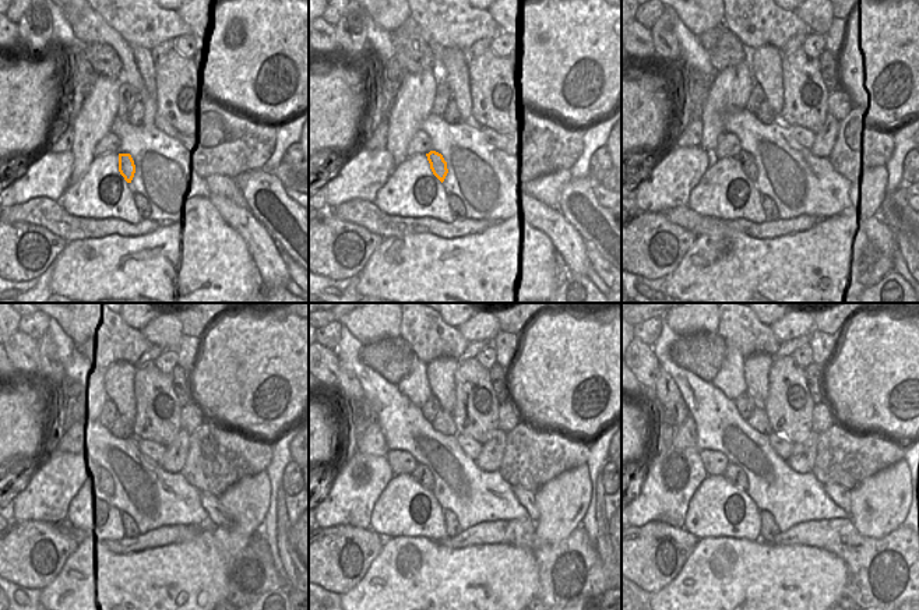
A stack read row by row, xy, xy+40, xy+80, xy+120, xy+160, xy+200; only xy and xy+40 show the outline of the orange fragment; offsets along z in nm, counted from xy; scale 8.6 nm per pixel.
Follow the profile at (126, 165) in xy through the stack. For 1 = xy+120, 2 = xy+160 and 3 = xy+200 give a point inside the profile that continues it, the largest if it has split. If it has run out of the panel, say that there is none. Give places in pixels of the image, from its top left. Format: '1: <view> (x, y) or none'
1: xy+120 (118, 486)
2: xy+160 (421, 473)
3: xy+200 (735, 475)

